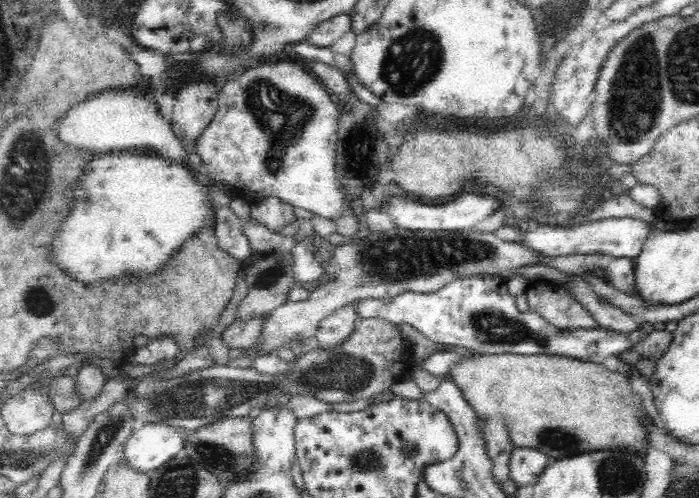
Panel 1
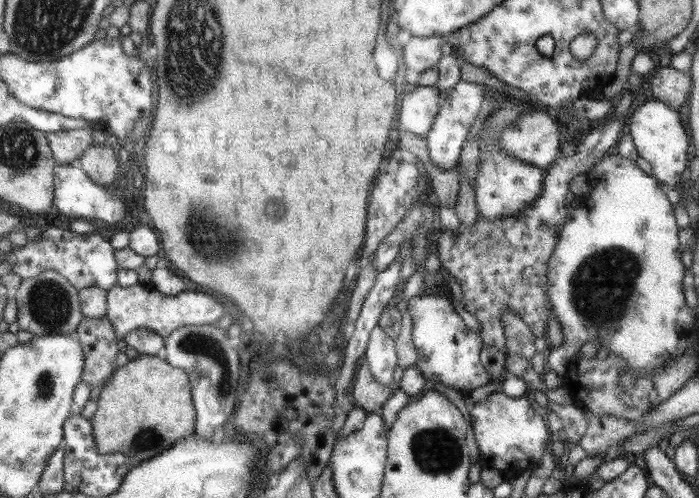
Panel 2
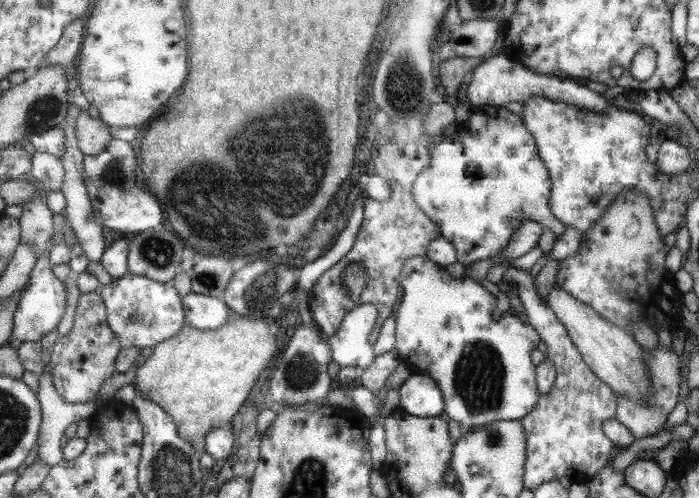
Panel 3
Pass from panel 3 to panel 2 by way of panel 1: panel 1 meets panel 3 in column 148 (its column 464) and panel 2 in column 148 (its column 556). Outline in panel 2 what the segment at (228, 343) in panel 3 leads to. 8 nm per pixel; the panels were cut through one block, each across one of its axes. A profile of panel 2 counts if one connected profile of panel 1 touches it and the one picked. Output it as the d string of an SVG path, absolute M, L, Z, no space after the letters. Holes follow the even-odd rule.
M138 355L125 365L116 367L110 378L103 384L96 401L96 410L90 427L97 454L122 454L129 459L129 466L137 466L142 461L163 452L165 448L183 437L194 434L195 411L190 393L187 374L180 368L169 366L157 355Z

